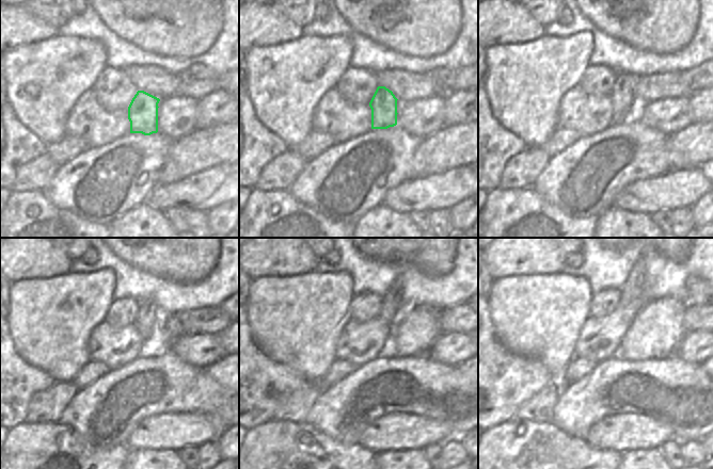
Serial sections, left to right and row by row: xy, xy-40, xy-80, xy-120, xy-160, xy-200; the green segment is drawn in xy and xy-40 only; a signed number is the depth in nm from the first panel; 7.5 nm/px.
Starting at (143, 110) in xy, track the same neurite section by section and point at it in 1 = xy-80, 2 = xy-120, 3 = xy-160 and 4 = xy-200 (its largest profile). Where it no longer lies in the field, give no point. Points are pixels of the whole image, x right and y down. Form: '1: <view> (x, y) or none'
1: xy-80 (622, 96)
2: xy-120 (145, 320)
3: xy-160 (389, 306)
4: xy-200 (632, 289)

